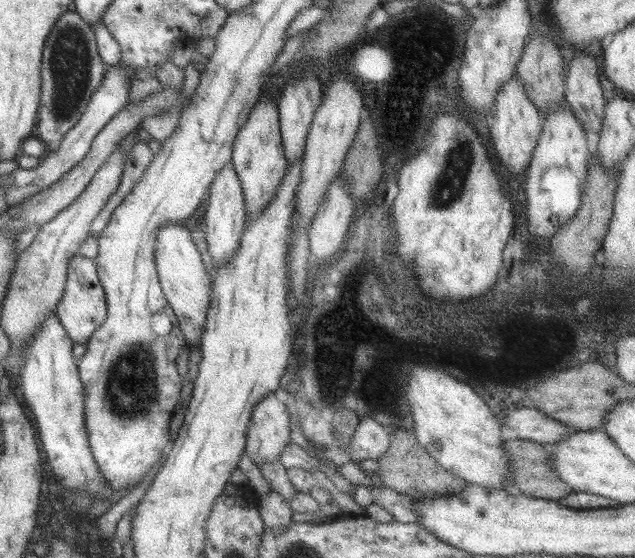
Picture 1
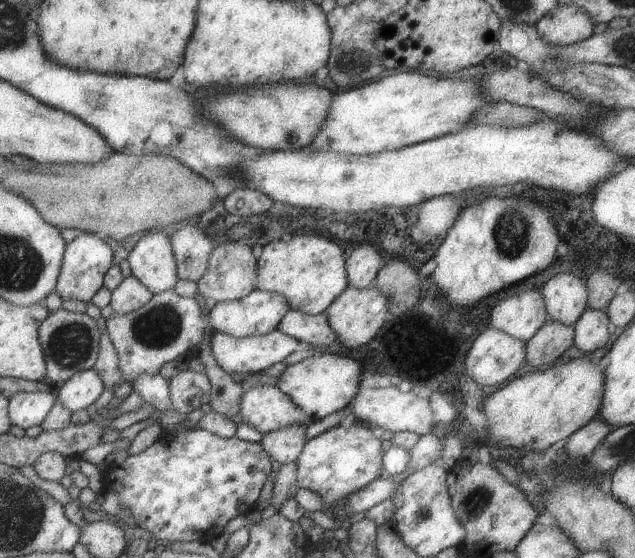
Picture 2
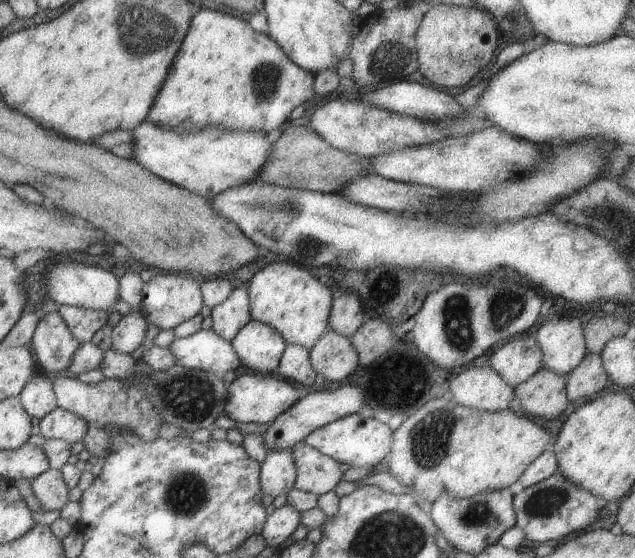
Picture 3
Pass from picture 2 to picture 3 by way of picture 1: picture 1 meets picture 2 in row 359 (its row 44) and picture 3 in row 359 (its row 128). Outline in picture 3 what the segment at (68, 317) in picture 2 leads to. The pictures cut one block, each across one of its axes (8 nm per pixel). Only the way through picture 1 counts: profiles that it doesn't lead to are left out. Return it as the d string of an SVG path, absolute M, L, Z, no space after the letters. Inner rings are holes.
M55 311L46 313L37 321L28 346L33 348L35 362L45 372L66 372L70 358L81 343L75 340L63 322L62 316Z

